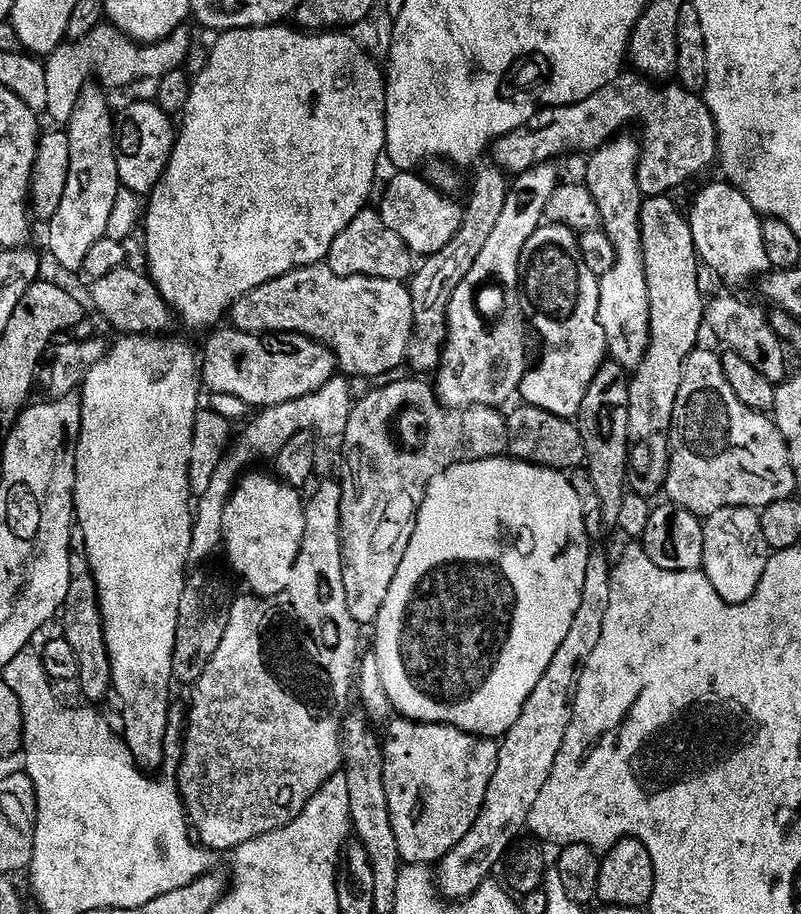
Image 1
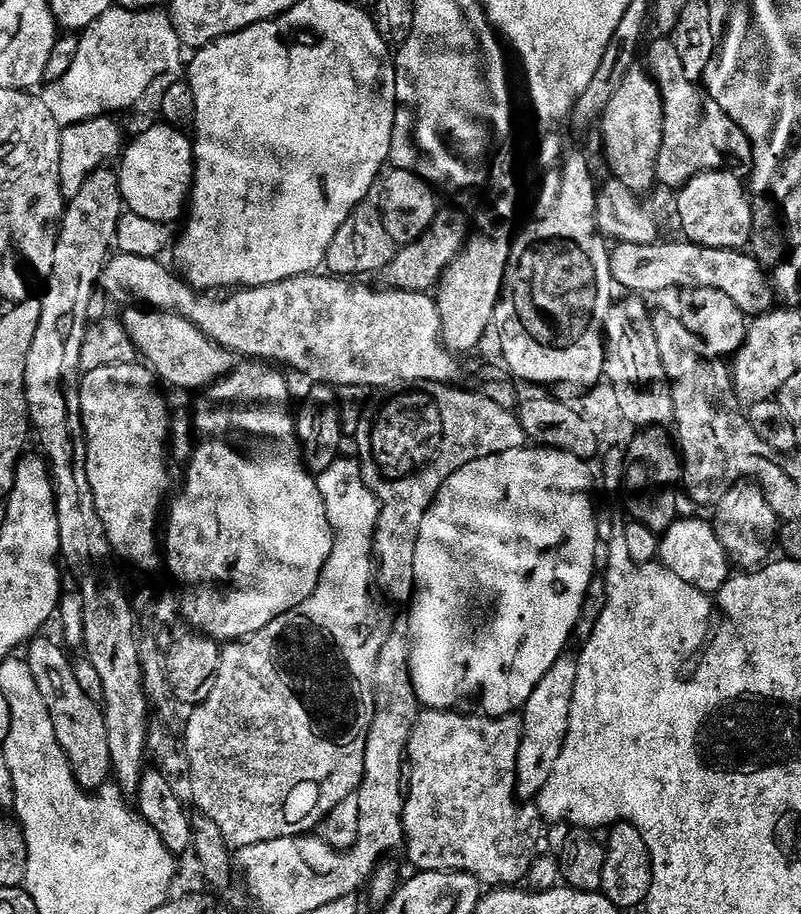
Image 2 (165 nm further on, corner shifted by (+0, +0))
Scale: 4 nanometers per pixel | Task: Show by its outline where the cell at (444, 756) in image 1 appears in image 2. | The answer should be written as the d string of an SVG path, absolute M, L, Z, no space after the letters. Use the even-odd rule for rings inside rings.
M424 710L416 719L412 737L408 739L406 753L410 771L406 776L406 795L404 798L404 848L408 852L408 860L413 869L421 872L469 872L479 878L484 886L516 886L527 877L532 861L538 855L536 847L540 844L540 824L542 817L539 808L532 802L521 802L516 795L516 759L518 746L522 742L524 721L519 715L491 717L487 714L480 716L459 716L456 710Z

